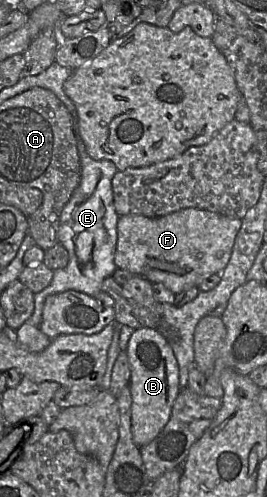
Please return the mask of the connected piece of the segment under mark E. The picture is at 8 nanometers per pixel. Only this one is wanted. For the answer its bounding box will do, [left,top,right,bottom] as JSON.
[26,132,119,327]

